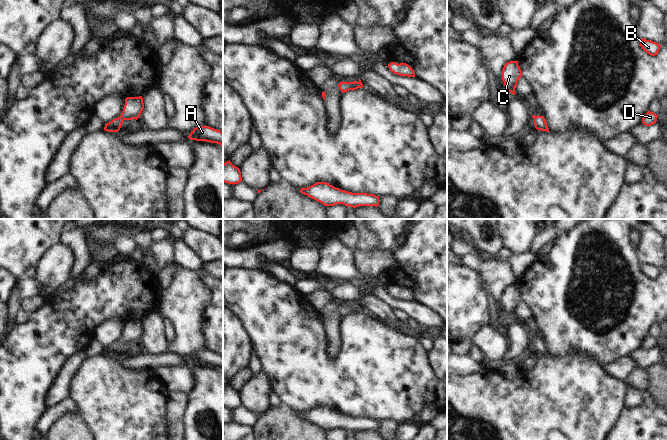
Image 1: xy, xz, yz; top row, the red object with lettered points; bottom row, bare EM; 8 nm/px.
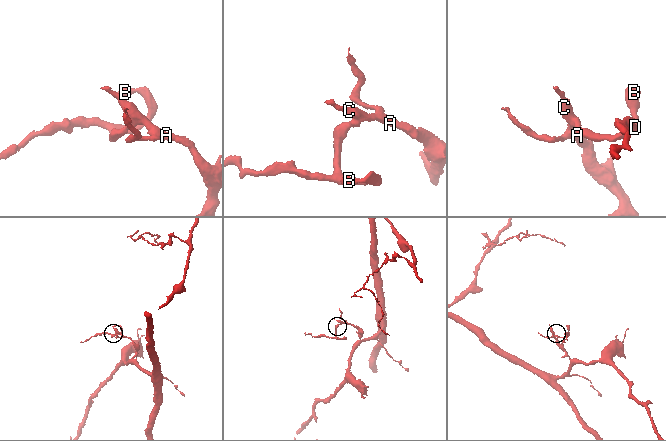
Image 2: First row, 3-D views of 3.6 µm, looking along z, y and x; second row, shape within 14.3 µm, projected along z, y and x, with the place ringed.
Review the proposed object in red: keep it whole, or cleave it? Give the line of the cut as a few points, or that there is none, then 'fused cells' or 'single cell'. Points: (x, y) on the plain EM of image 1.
no cut | single cell

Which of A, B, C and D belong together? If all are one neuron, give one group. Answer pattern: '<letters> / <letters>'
A B C D

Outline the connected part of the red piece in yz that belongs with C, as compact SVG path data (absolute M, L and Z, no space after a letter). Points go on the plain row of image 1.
M510 285L504 289L502 294L502 304L506 315L515 319L515 312L520 301L522 301L522 295L518 289L518 285Z

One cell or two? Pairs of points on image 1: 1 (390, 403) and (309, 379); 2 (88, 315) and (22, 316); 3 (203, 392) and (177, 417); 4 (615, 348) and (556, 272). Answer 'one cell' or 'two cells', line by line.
1: one cell
2: two cells
3: two cells
4: one cell

